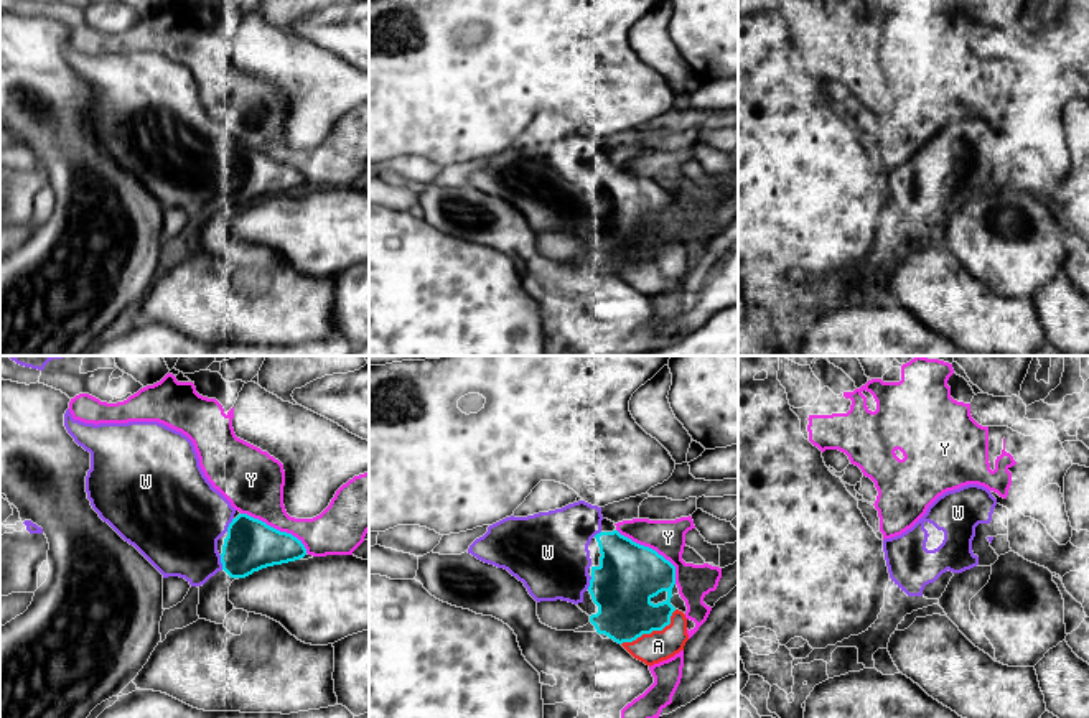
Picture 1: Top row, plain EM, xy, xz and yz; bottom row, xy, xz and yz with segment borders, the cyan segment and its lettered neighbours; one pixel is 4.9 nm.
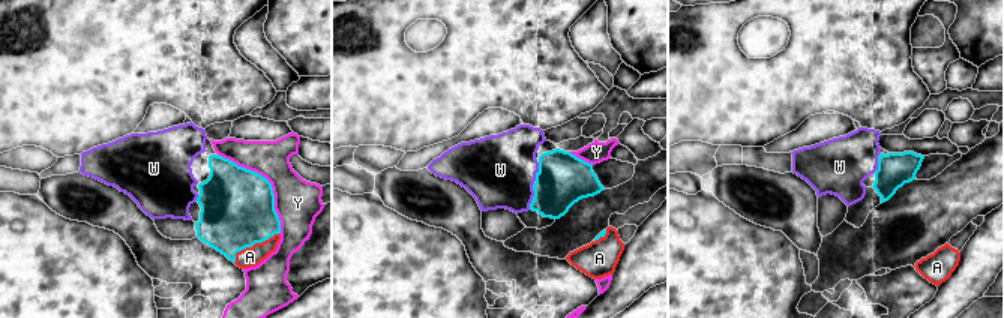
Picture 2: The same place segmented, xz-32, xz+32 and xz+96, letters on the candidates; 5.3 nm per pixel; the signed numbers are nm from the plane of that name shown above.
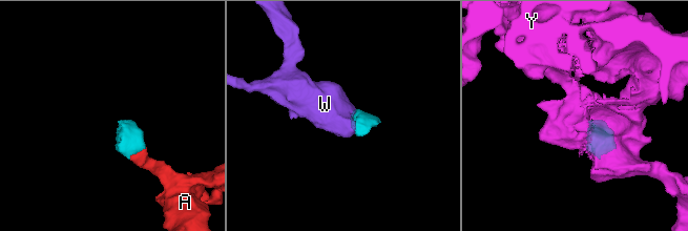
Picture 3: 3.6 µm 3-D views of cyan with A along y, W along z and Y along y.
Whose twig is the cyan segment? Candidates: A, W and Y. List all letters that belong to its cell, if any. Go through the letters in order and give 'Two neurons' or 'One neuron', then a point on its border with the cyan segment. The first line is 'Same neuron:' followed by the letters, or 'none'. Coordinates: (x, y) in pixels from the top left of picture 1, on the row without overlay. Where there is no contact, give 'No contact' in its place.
Same neuron: A, W
A: One neuron. Touches cyan at xz (651, 262)
W: One neuron. Touches cyan at xy (221, 193)
Y: Two neurons. Touches cyan at xz (654, 181)

